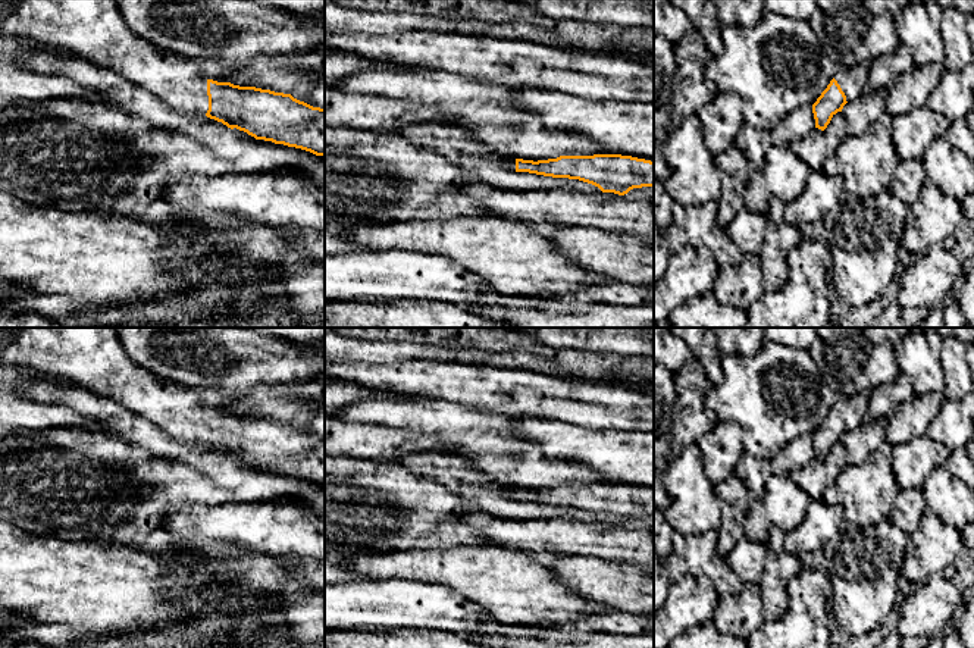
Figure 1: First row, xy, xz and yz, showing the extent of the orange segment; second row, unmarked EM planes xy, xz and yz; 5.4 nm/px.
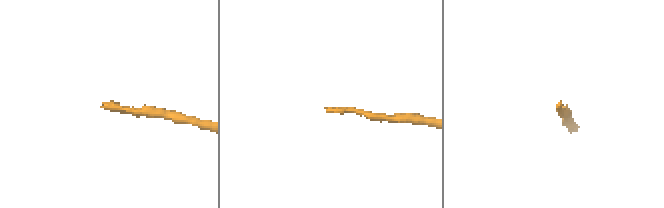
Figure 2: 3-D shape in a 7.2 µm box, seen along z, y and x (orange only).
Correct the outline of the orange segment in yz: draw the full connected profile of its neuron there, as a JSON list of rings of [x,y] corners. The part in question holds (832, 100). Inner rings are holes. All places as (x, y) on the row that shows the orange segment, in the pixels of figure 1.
[[[839,65],[833,79],[812,104],[815,128],[824,131],[831,118],[848,101],[858,100],[867,91],[868,65]]]

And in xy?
[[[0,0],[0,37],[21,37],[68,50],[119,72],[178,113],[201,113],[256,140],[325,157],[325,109],[313,107],[291,94],[206,79],[195,60],[166,53],[137,35],[115,0]]]

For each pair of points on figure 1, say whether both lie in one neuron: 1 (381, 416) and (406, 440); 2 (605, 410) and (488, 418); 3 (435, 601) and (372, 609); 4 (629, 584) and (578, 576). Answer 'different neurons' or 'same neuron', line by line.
1: different neurons
2: different neurons
3: same neuron
4: same neuron

